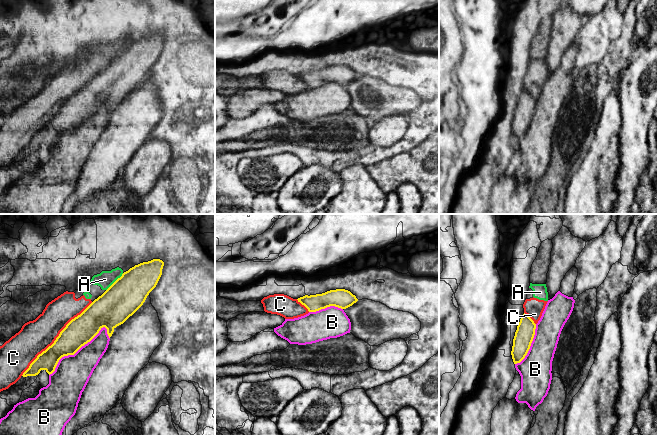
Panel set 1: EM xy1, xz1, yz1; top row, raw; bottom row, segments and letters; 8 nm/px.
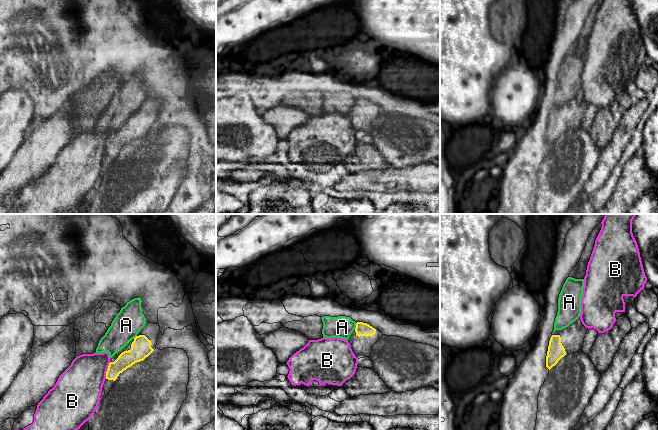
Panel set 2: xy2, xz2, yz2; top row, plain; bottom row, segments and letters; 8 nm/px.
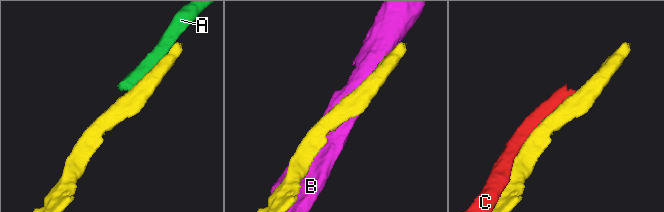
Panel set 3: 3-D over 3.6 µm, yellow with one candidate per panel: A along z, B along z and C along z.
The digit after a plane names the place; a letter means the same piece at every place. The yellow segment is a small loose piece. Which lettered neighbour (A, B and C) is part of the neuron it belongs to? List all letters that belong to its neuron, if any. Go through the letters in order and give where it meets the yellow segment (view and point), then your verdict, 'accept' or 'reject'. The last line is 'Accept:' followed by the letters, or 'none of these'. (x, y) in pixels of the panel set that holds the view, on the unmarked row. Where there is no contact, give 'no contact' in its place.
A: contact xy1 (114, 58); reject
B: contact xy1 (75, 128); reject
C: contact xy1 (56, 114); reject
Accept: none of these

